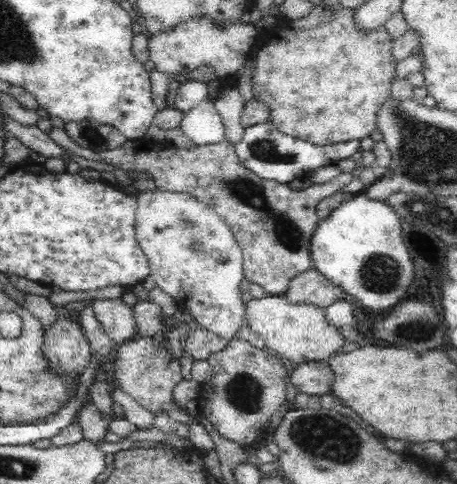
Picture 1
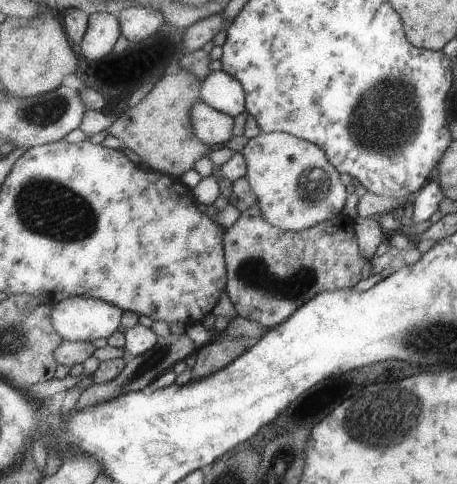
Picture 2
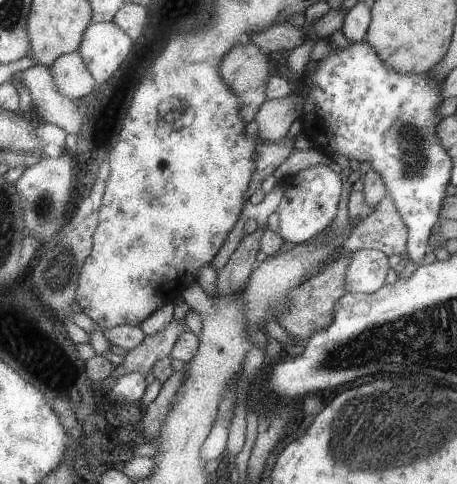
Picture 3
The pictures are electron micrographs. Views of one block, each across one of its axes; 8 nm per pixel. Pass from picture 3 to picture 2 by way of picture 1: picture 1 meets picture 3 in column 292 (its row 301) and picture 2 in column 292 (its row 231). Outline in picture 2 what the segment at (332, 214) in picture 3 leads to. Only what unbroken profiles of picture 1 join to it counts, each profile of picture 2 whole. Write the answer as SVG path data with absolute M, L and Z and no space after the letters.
M276 131L251 138L241 151L246 158L246 176L252 194L272 226L299 233L327 221L332 212L344 208L346 186L323 147Z

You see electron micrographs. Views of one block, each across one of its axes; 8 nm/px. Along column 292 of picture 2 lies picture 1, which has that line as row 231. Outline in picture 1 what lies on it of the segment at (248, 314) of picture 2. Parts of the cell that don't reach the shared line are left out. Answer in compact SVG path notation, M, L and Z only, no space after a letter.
M52 127L48 136L67 152L85 159L106 162L126 172L149 172L156 192L188 193L206 204L230 227L237 240L243 256L243 278L262 286L265 294L272 296L284 296L294 276L313 266L309 242L321 221L317 215L318 202L354 180L352 173L341 172L324 184L295 191L289 184L264 180L248 170L238 158L235 145L227 138L206 146L181 149L166 140L156 142L144 136L98 153L76 144L62 127Z

